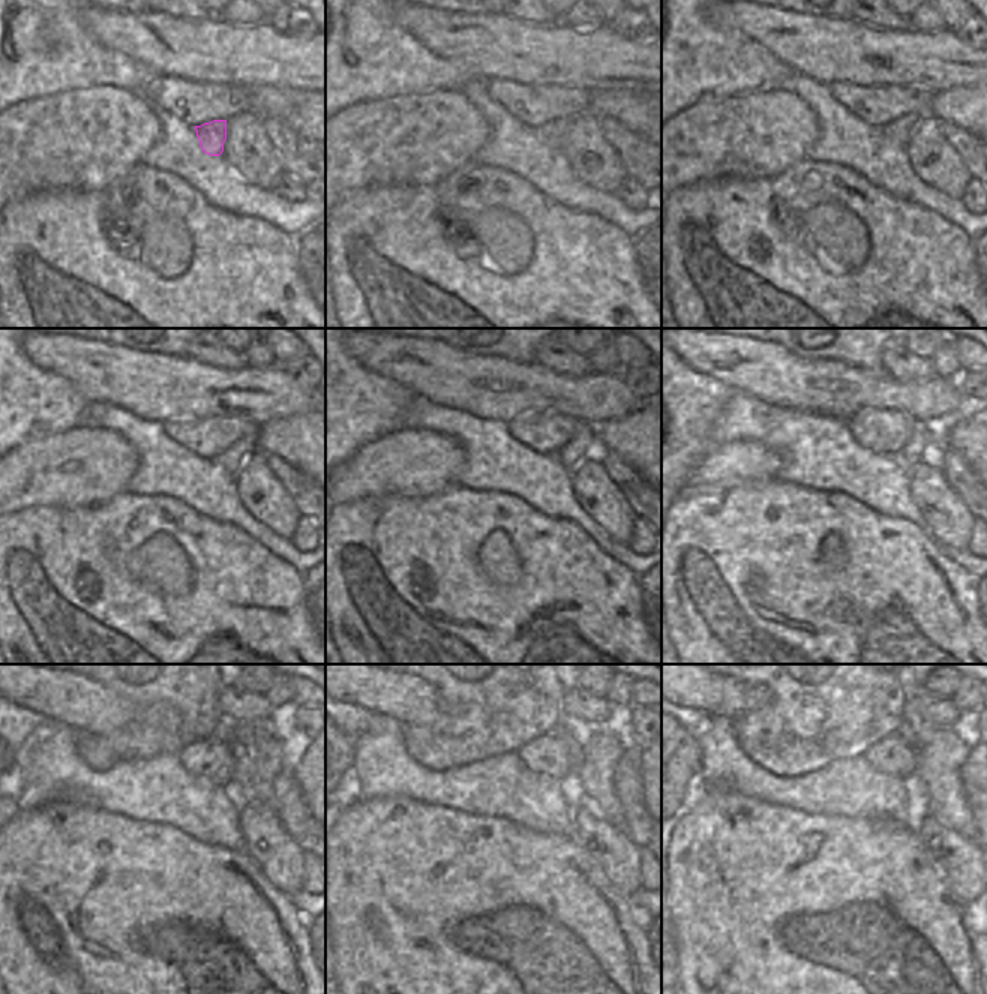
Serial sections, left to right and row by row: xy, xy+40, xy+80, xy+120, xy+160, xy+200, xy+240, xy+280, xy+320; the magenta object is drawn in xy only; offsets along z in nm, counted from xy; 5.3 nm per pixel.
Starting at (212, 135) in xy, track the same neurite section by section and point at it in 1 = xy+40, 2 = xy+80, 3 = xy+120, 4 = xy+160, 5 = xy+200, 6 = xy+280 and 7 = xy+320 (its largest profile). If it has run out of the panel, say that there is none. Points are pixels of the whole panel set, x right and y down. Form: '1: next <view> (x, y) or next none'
1: next xy+40 (554, 134)
2: next xy+80 (900, 131)
3: next xy+120 (233, 459)
4: next xy+160 (584, 443)
5: next xy+200 (923, 438)
6: next xy+280 (564, 733)
7: next xy+320 (905, 730)

